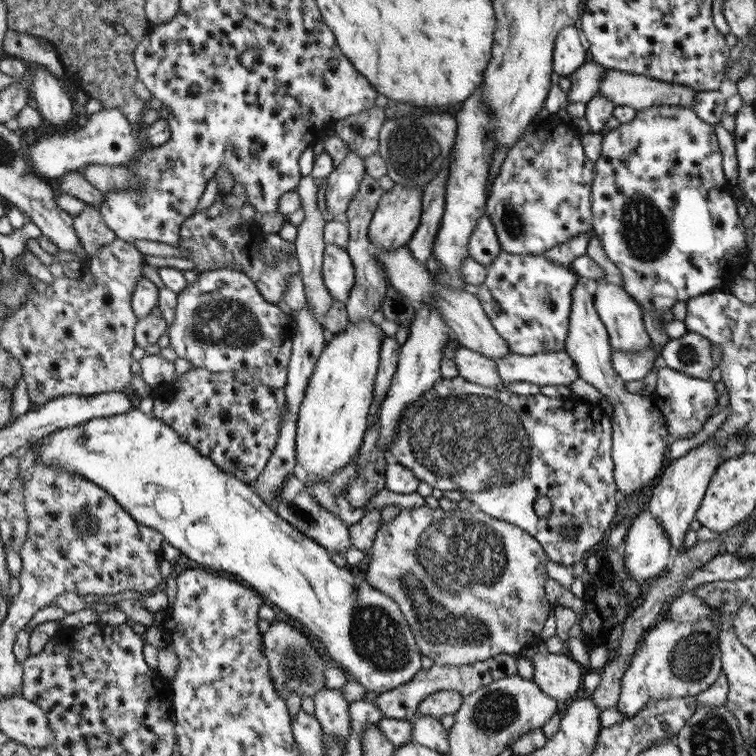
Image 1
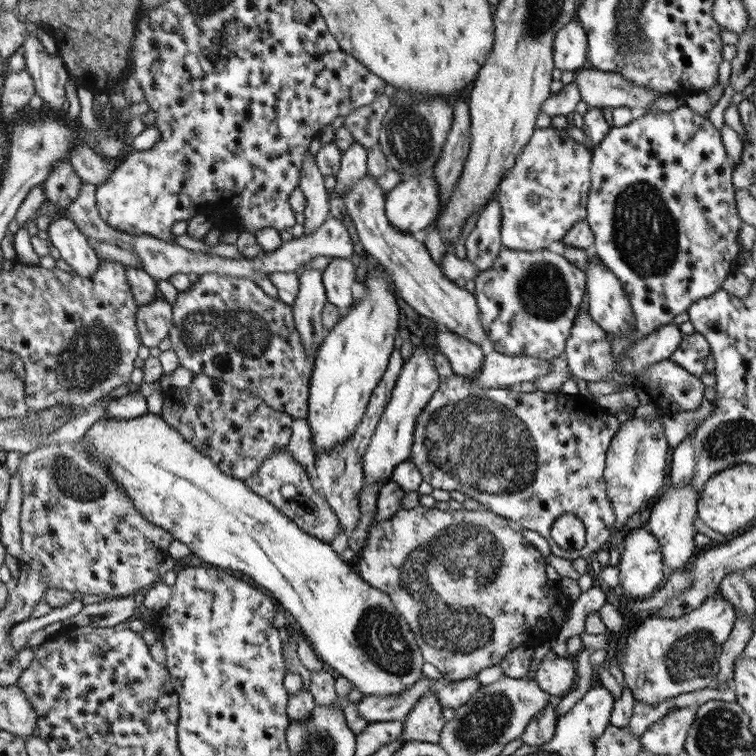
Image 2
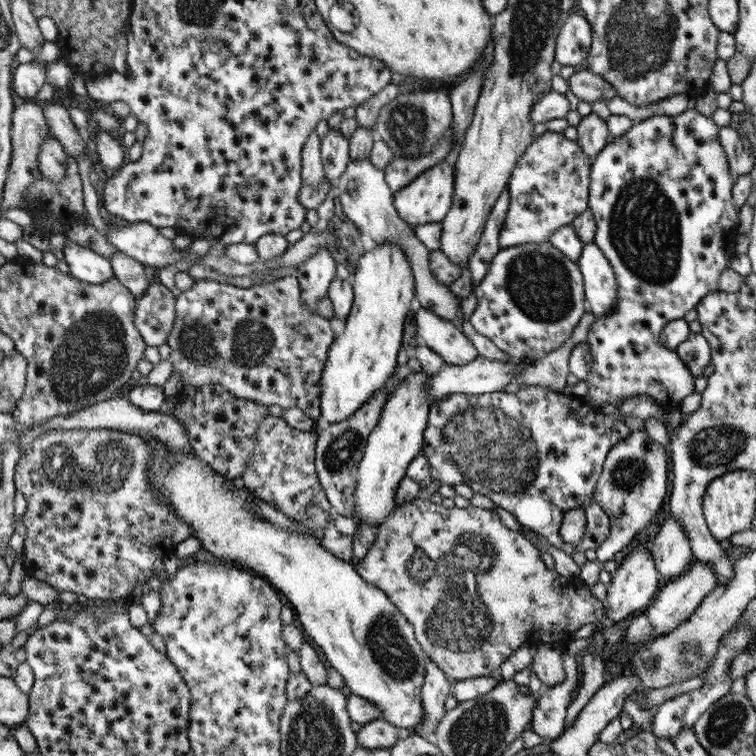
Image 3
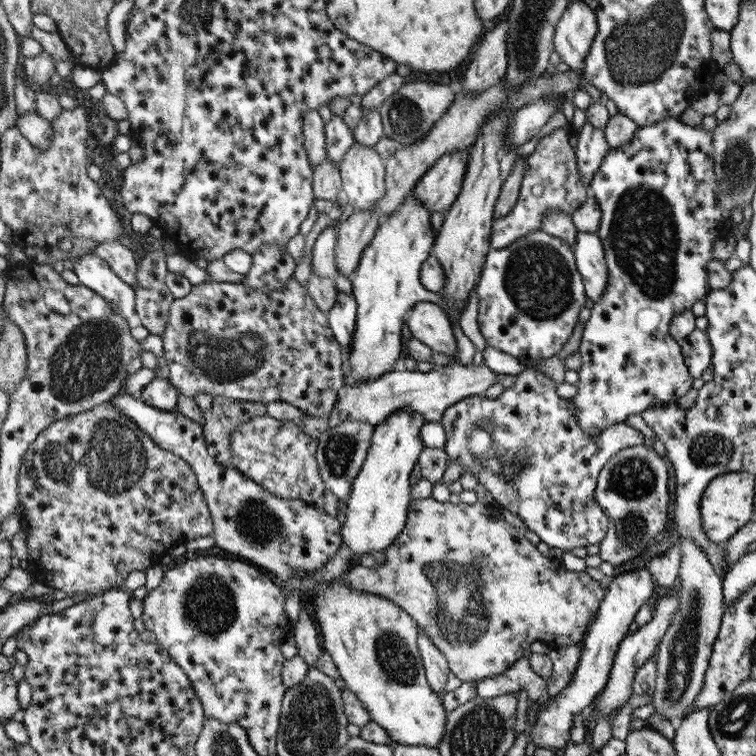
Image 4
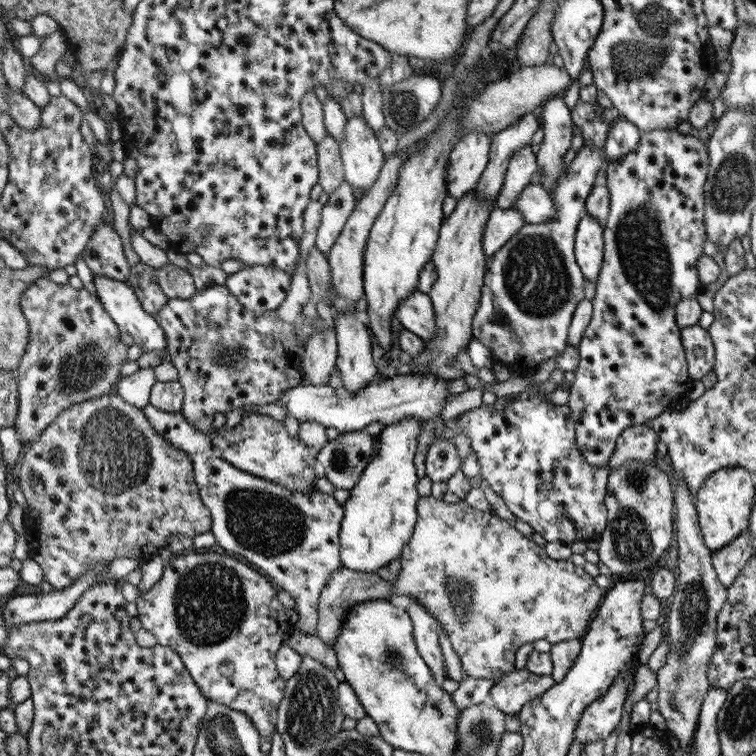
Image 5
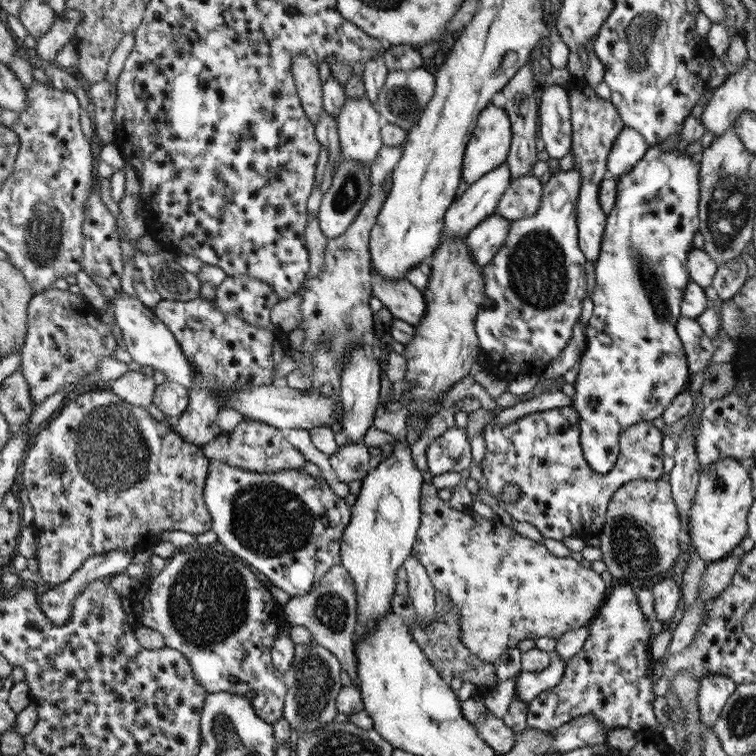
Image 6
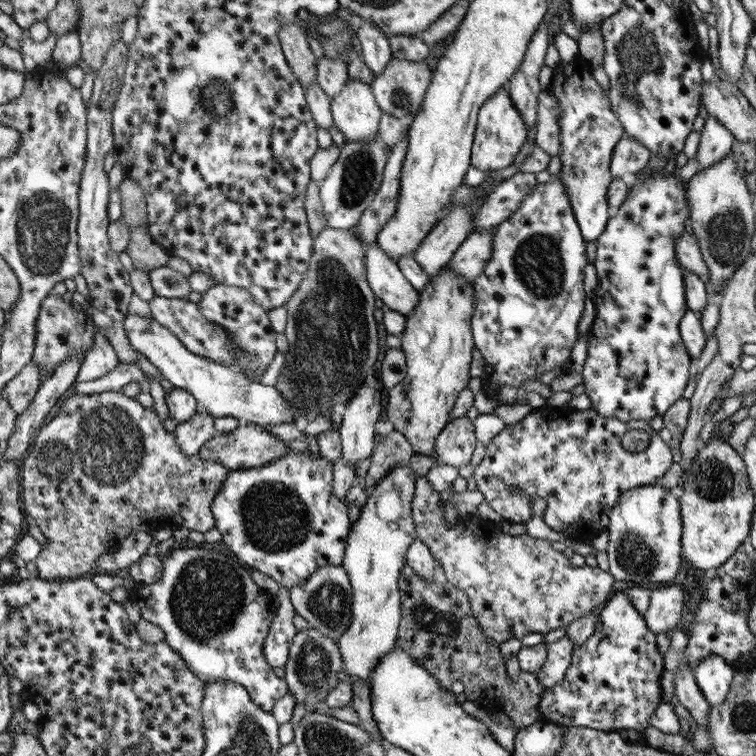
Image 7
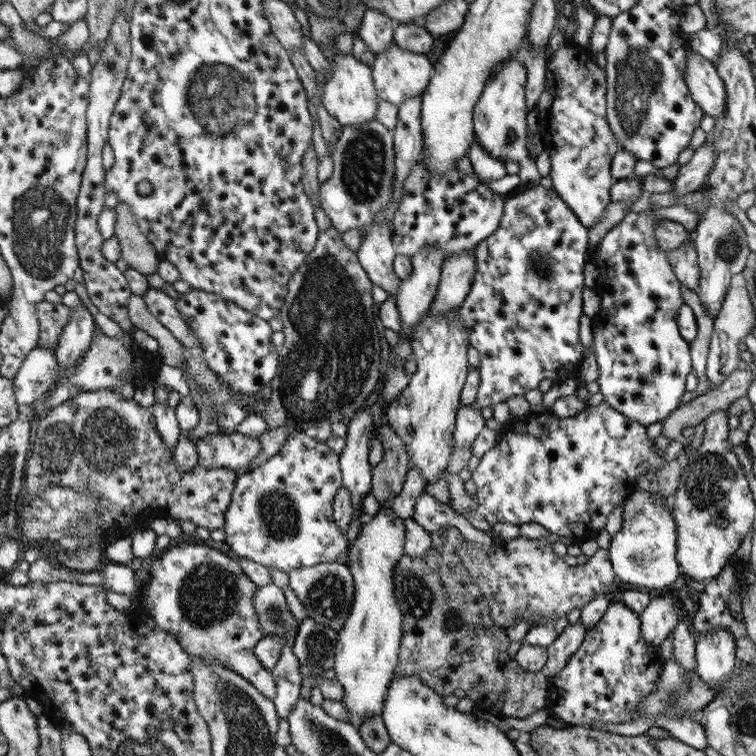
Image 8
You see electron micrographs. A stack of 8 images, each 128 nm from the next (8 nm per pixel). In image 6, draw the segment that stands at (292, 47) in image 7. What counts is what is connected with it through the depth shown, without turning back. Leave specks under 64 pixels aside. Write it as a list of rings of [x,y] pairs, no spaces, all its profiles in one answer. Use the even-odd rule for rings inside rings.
[[[298,54],[294,57],[293,71],[302,108],[308,120],[316,125],[323,109],[323,83],[318,74],[318,65],[307,54]]]

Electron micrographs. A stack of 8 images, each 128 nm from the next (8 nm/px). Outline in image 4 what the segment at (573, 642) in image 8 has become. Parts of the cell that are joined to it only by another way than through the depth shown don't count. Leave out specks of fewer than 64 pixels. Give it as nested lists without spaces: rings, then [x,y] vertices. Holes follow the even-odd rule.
[[[520,657],[508,670],[493,677],[476,681],[476,694],[480,698],[494,698],[503,694],[526,690],[529,701],[541,700],[546,692],[547,679],[538,676],[529,665],[528,657]]]

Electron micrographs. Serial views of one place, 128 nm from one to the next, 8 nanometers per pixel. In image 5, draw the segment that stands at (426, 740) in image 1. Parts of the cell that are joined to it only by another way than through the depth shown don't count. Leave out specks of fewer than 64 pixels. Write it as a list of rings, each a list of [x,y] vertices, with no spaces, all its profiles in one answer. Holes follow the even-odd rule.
[[[413,598],[410,605],[406,608],[406,612],[409,614],[413,624],[413,636],[417,649],[432,671],[433,677],[439,684],[442,684],[447,677],[447,672],[445,671],[444,655],[442,655],[438,637],[439,622],[417,600],[413,600]]]

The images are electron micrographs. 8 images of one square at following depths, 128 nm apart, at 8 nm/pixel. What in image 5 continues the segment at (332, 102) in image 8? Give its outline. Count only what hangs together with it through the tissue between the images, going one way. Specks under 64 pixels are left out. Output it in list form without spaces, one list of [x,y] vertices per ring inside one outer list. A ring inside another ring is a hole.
[[[361,114],[347,119],[339,152],[345,181],[354,187],[358,195],[362,195],[376,182],[386,157],[380,149],[377,135]]]

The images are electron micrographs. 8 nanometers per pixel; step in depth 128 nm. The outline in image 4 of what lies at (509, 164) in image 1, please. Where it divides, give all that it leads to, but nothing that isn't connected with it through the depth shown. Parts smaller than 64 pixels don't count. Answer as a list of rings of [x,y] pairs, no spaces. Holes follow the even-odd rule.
[[[570,126],[556,129],[539,139],[536,150],[526,156],[525,173],[516,204],[504,218],[493,221],[490,239],[492,249],[500,250],[518,238],[540,231],[545,214],[551,210],[561,210],[572,215],[591,194],[587,184],[581,179],[575,150],[568,141],[571,131]]]

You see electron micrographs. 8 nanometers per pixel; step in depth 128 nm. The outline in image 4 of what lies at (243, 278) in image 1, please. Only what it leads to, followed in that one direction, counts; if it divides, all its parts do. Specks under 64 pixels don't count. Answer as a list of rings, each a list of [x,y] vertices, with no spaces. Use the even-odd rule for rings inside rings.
[[[210,280],[206,283],[195,284],[191,288],[191,291],[182,298],[175,298],[174,302],[172,302],[172,306],[170,307],[170,316],[169,321],[166,325],[166,330],[162,336],[163,338],[163,346],[164,346],[164,358],[166,358],[167,366],[165,378],[168,380],[176,389],[178,389],[179,393],[187,396],[193,397],[198,393],[202,393],[203,395],[208,395],[210,398],[218,398],[218,396],[224,396],[224,398],[233,399],[240,402],[256,402],[258,404],[264,404],[268,406],[270,403],[275,402],[286,402],[290,405],[295,405],[296,408],[302,410],[302,413],[307,413],[312,417],[317,417],[320,419],[329,418],[331,415],[331,411],[335,408],[337,396],[344,389],[345,386],[345,376],[344,370],[342,370],[342,364],[344,364],[344,354],[341,352],[341,346],[339,342],[335,339],[333,335],[333,330],[328,325],[327,314],[323,313],[317,306],[316,303],[312,300],[312,297],[309,295],[307,291],[306,285],[302,285],[298,280],[290,280],[289,284],[285,286],[285,289],[278,289],[272,293],[265,293],[264,291],[260,292],[258,289],[249,289],[246,285],[241,285],[240,283],[229,283],[229,282],[216,282]]]

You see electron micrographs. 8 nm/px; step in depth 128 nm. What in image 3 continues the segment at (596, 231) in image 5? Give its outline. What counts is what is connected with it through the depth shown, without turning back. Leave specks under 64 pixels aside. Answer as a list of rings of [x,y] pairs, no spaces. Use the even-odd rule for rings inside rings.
[[[586,242],[577,265],[583,274],[585,300],[595,317],[606,316],[617,305],[617,280],[610,261],[596,243]]]

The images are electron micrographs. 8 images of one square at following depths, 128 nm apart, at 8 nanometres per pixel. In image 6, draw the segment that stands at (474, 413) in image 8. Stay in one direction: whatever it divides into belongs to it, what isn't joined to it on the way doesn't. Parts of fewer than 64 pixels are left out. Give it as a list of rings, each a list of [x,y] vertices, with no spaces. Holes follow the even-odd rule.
[[[454,426],[442,437],[431,442],[427,450],[427,467],[430,474],[462,472],[472,462],[471,443],[466,436],[466,428]]]

